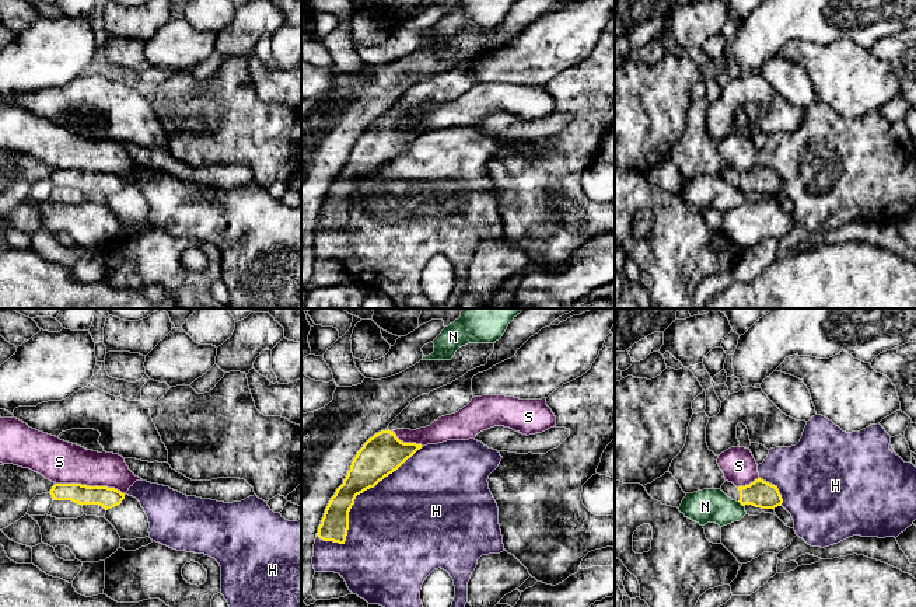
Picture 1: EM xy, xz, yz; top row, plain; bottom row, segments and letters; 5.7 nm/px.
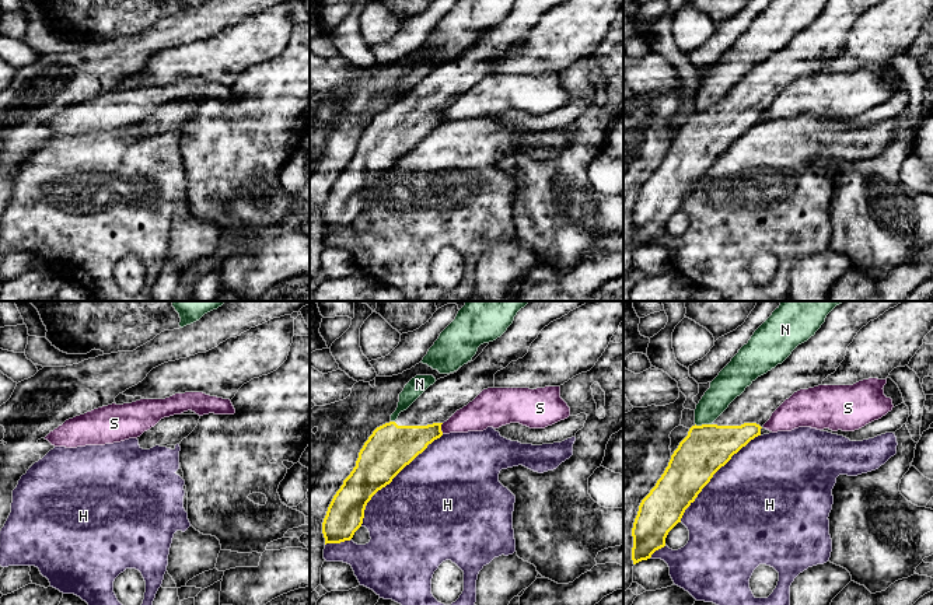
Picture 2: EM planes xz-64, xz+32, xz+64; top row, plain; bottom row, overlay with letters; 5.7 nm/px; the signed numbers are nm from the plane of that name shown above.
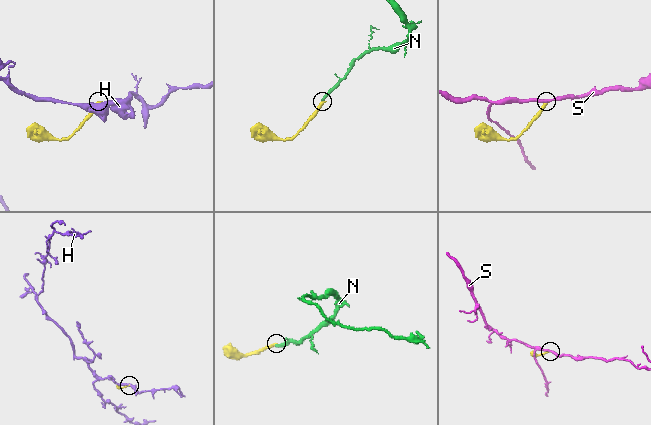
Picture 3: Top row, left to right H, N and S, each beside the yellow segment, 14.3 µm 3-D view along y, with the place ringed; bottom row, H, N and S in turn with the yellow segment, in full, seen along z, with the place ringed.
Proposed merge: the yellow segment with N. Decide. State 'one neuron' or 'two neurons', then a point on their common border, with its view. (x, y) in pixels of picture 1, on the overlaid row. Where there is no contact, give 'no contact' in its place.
two neurons; meets yellow in yz at (741, 503)

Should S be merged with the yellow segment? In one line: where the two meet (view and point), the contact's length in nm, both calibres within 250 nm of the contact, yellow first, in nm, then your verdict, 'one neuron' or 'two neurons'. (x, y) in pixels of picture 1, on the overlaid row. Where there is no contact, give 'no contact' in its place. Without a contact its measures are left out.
meets yellow in xy at (90, 487); contact 400 nm long; 120 nm thick on the yellow side, 240 nm on the other; two neurons

